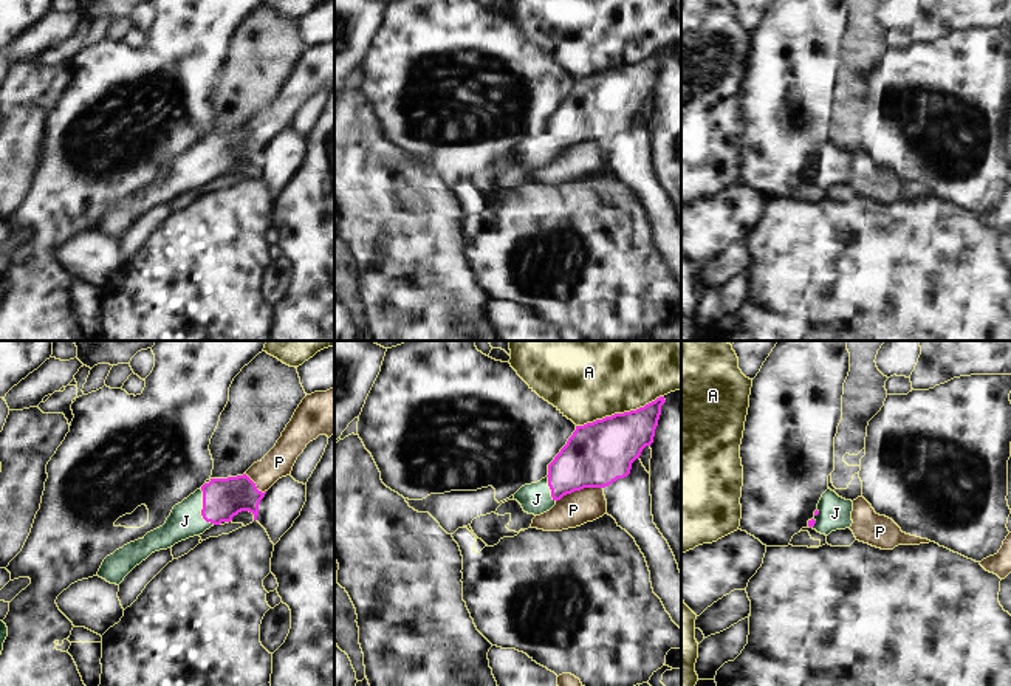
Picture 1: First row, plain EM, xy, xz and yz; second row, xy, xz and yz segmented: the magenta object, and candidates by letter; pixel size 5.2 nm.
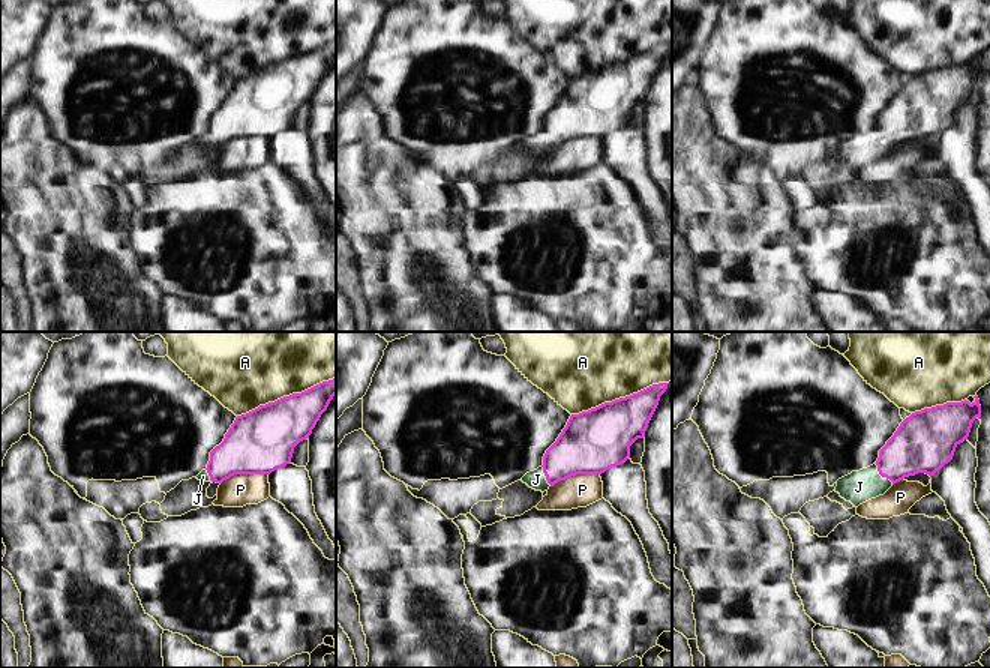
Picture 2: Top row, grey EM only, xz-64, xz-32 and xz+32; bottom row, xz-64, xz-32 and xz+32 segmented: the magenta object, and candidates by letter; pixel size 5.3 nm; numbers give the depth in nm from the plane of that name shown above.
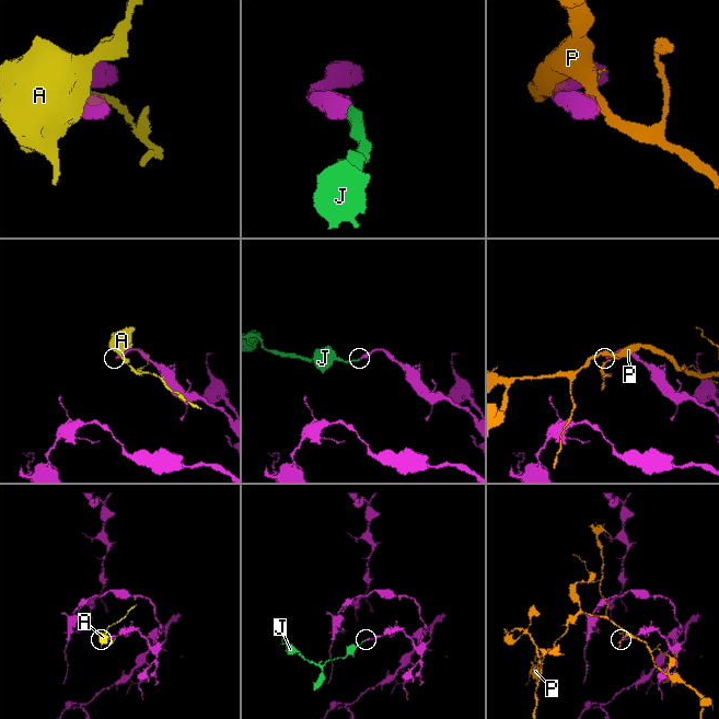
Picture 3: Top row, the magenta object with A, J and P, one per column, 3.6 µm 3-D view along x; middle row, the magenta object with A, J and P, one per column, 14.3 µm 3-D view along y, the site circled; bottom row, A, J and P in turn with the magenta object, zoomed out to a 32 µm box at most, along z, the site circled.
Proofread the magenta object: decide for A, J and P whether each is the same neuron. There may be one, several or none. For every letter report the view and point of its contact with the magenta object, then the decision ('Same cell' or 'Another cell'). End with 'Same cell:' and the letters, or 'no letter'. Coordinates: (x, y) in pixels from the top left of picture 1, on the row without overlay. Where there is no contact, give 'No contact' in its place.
A: Touches magenta at xz (620, 67). Another cell
J: Touches magenta at xy (203, 161). Same cell
P: Touches magenta at xz (579, 143). Another cell
Same cell: J.

